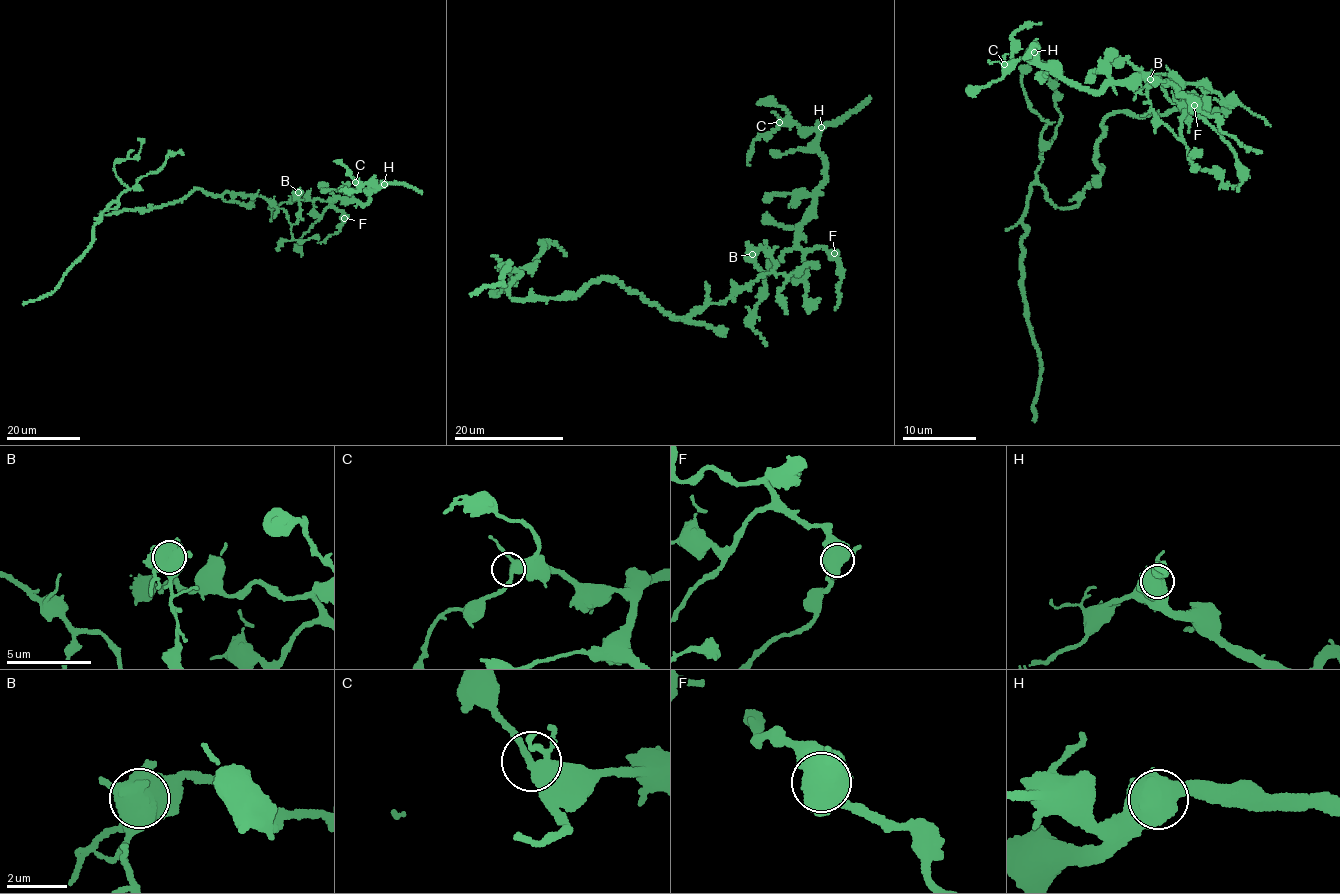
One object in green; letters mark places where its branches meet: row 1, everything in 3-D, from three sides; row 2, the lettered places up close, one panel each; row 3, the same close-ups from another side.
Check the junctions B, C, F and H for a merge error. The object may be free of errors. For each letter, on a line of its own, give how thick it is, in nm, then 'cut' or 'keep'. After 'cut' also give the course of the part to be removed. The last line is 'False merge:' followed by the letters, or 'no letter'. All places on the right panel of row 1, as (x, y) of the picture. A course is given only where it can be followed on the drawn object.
B: 700 nm | cut | (1150, 79), (1151, 111), (1182, 140), (1194, 93), (1104, 120), (1102, 174), (1077, 204), (1032, 185), (1035, 421)
C: 400 nm | keep
F: 550 nm | keep
H: 600 nm | keep
False merge: B

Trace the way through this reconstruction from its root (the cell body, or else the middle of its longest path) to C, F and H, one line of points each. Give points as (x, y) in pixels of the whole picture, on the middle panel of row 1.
C: (666, 313), (722, 303), (775, 269), (754, 251), (765, 274), (796, 243), (824, 157), (817, 132), (779, 122)
F: (666, 313), (688, 318), (770, 273), (777, 266), (758, 250), (755, 265), (765, 274), (796, 247), (834, 253)
H: (666, 313), (688, 318), (775, 269), (766, 251), (752, 256), (765, 274), (796, 243), (824, 179), (821, 127)

